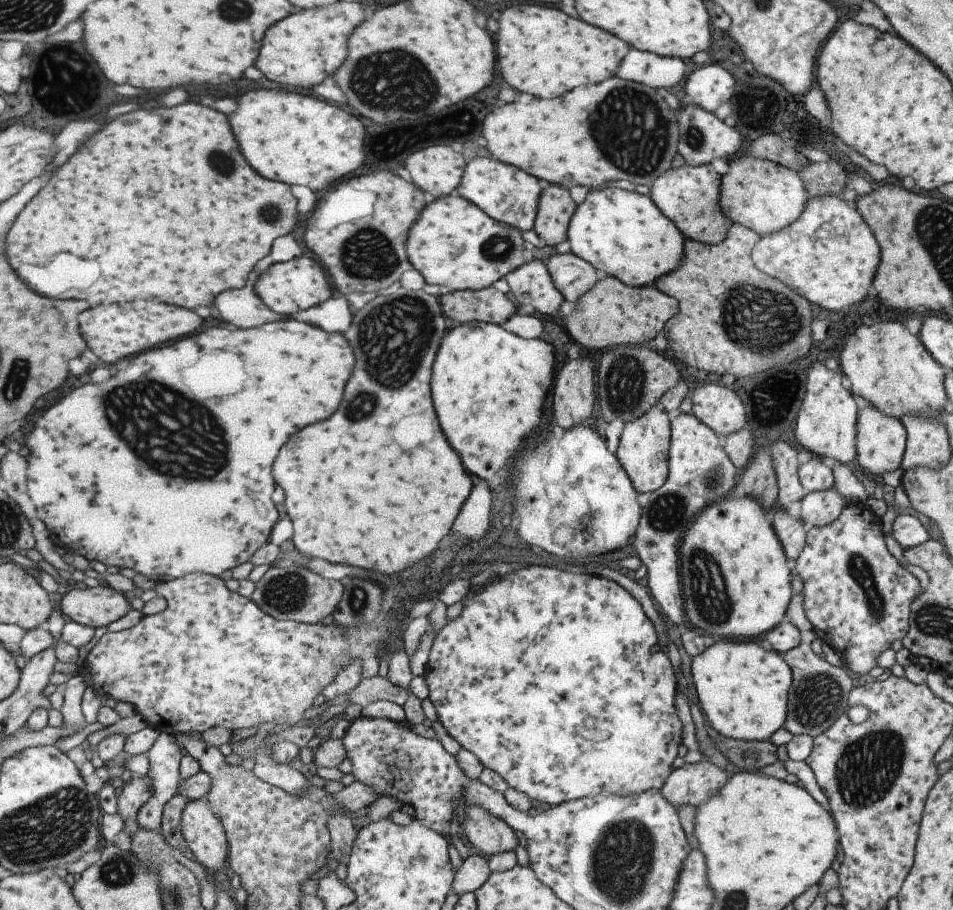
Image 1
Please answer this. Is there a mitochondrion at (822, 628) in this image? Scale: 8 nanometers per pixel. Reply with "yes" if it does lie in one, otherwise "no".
no

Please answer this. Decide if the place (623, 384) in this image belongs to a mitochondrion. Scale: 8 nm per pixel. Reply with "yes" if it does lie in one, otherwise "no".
yes

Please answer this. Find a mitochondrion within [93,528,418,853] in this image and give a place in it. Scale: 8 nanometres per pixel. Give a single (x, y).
(287, 592)

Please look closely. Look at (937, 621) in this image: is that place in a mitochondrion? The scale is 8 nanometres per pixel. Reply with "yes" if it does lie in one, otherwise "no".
yes

